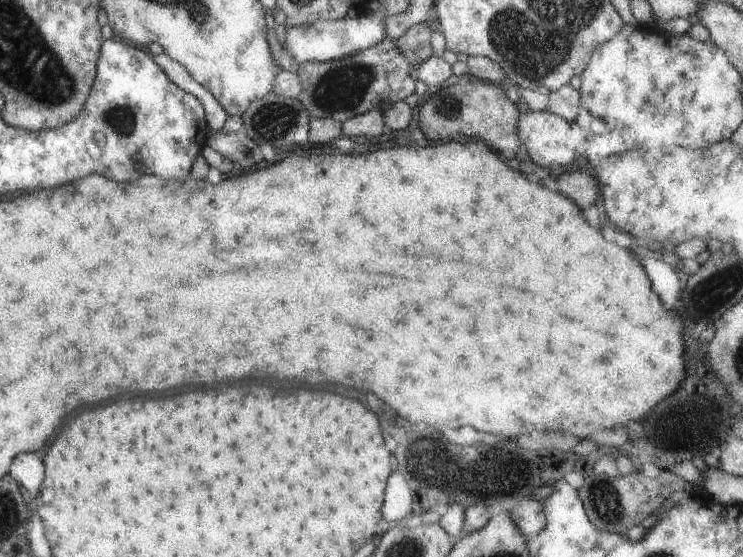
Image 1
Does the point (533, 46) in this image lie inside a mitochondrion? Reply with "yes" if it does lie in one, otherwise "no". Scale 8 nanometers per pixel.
yes

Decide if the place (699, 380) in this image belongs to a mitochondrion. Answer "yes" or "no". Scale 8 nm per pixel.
no

